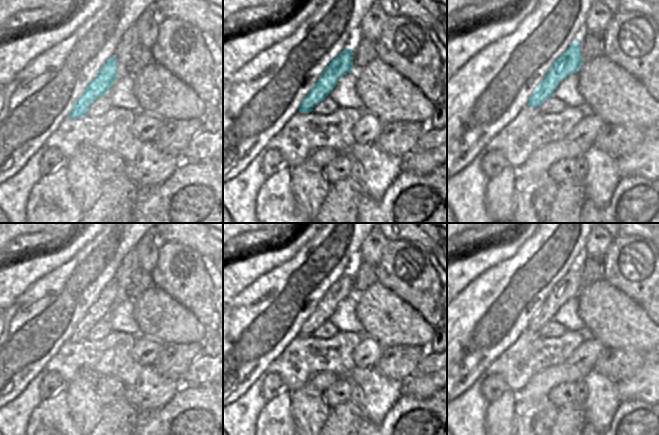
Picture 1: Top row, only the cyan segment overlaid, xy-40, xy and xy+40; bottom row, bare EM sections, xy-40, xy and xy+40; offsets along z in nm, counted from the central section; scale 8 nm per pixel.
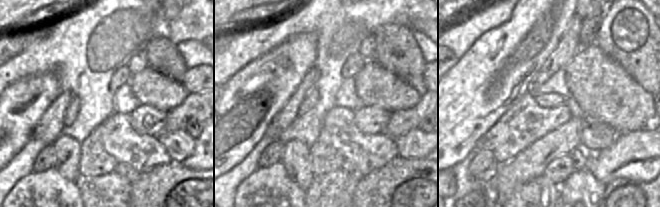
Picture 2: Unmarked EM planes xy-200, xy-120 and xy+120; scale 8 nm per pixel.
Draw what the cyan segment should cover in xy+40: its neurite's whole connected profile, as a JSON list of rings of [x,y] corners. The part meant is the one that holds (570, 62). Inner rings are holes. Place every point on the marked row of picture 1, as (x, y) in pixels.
[[[577,40],[555,60],[549,72],[529,98],[528,106],[539,107],[546,99],[553,97],[553,92],[559,84],[572,73],[577,73],[582,64],[581,48]]]

